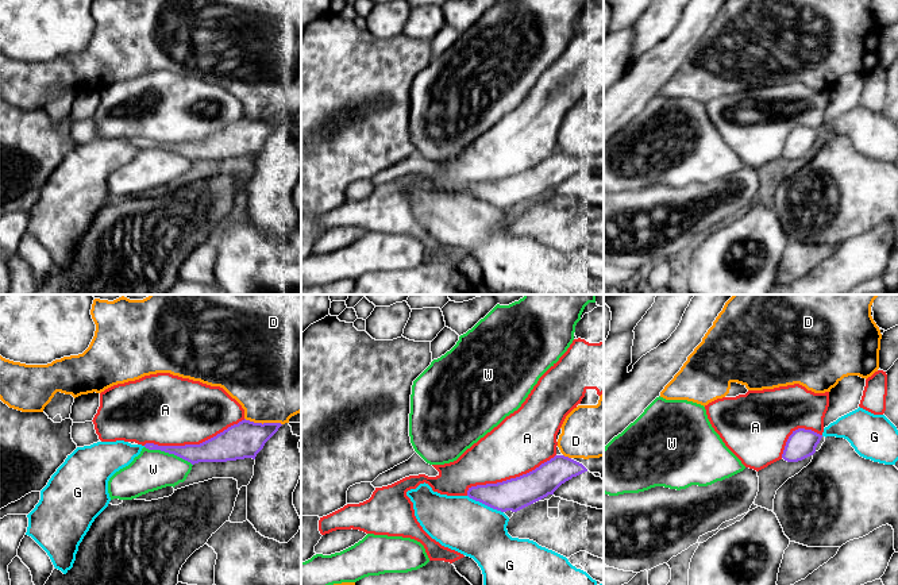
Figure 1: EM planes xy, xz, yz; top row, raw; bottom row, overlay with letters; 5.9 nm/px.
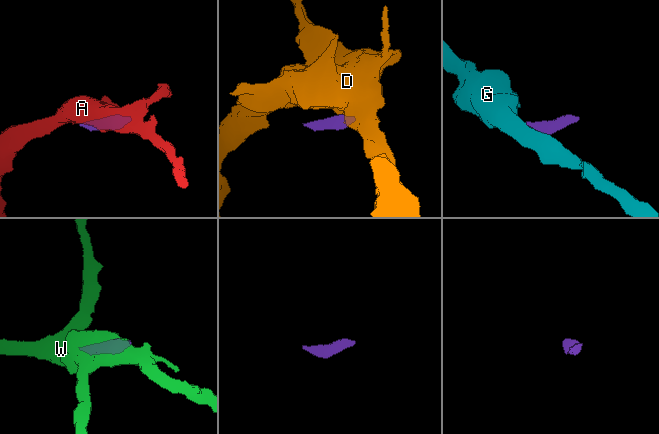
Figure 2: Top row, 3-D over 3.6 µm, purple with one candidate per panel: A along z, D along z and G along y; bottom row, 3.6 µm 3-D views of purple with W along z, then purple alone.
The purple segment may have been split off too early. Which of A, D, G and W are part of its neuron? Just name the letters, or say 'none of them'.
none of them

